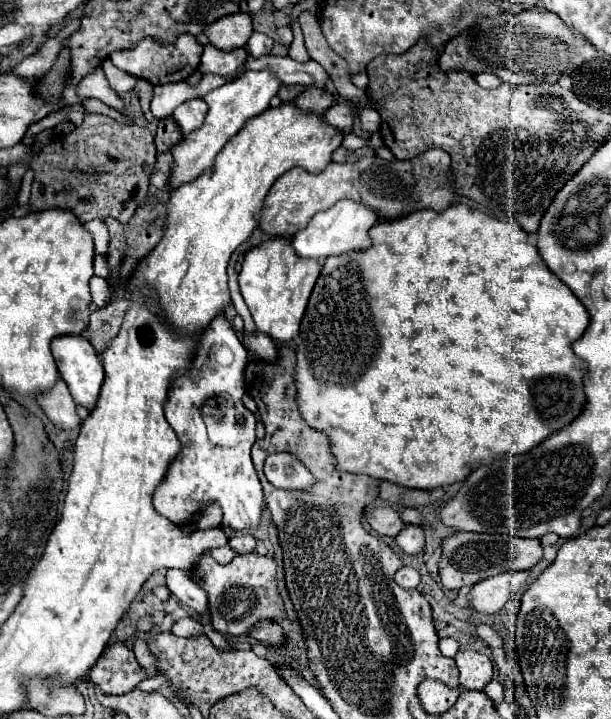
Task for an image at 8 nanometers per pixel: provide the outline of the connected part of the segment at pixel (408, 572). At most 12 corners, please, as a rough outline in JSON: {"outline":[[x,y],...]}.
{"outline":[[412,567],[396,573],[396,583],[404,589],[416,589],[420,573]]}

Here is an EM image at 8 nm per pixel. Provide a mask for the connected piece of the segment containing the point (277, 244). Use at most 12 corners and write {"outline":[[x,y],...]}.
{"outline":[[284,239],[250,249],[238,273],[256,329],[288,343],[322,263]]}

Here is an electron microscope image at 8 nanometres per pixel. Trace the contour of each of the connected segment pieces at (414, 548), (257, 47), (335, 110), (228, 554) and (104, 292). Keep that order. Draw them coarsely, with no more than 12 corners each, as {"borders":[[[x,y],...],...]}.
{"borders":[[[406,525],[396,537],[406,555],[424,553],[424,529]],[[254,31],[246,49],[250,57],[264,57],[274,41]],[[348,101],[332,105],[324,121],[340,133],[350,133],[354,107]],[[226,545],[208,551],[218,563],[230,563],[234,551]],[[102,277],[90,279],[90,293],[96,307],[104,307],[110,287]]]}

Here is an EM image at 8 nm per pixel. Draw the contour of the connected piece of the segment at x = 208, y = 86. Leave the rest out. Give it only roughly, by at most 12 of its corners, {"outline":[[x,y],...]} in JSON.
{"outline":[[204,75],[200,85],[186,81],[156,85],[150,111],[170,117],[180,103],[202,97],[236,77]]}

